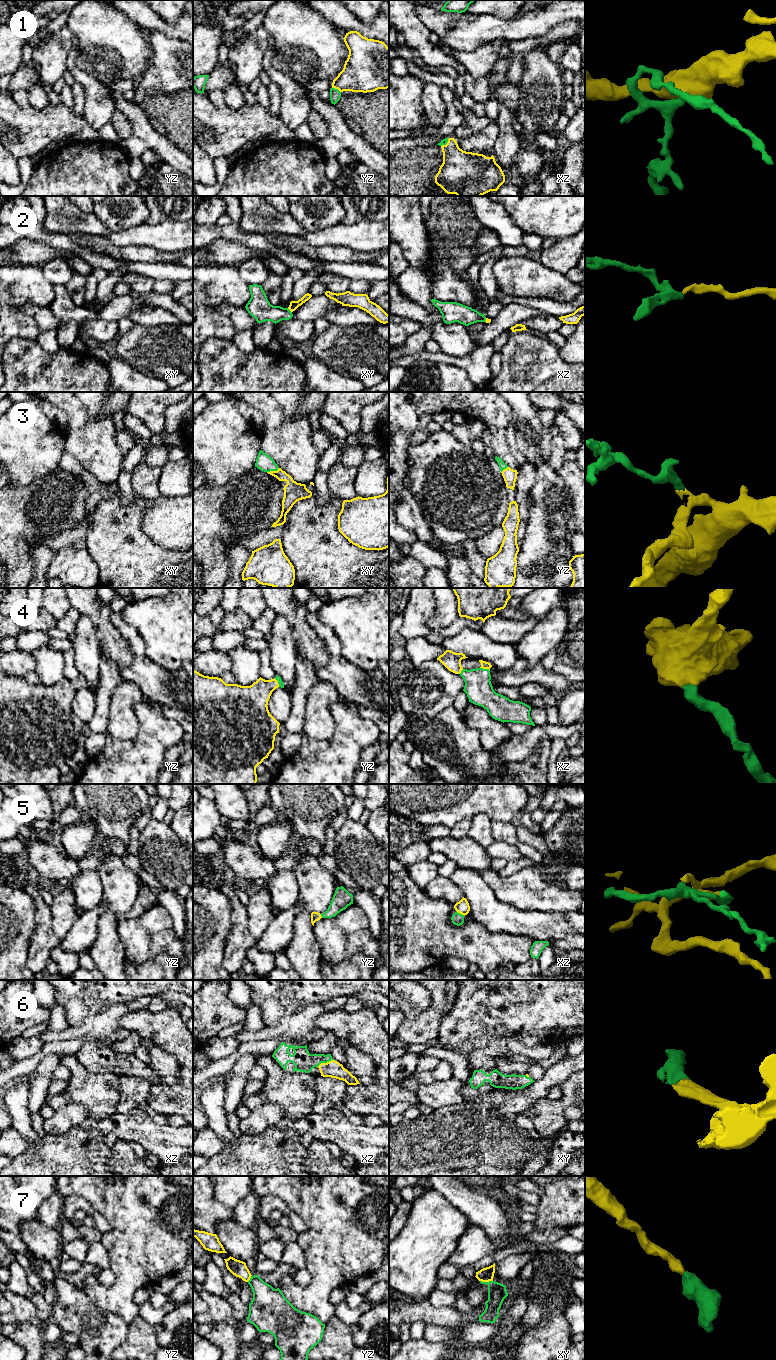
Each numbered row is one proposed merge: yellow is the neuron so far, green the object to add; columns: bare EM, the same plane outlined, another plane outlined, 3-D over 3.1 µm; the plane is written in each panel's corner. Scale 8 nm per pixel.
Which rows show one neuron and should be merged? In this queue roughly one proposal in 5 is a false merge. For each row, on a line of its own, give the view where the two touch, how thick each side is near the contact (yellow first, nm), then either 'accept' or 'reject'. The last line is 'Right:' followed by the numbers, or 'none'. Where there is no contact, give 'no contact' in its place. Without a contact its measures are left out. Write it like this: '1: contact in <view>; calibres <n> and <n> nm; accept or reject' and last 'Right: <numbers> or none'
1: contact in yz; calibres 320 and 90 nm; accept
2: contact in xy; calibres 70 and 180 nm; accept
3: contact in xy; calibres 160 and 140 nm; accept
4: contact in xz; calibres 60 and 220 nm; accept
5: contact in xz; calibres 110 and 100 nm; accept
6: contact in xz; calibres 140 and 160 nm; accept
7: contact in xy; calibres 110 and 150 nm; accept
Right: 1, 2, 3, 4, 5, 6, 7

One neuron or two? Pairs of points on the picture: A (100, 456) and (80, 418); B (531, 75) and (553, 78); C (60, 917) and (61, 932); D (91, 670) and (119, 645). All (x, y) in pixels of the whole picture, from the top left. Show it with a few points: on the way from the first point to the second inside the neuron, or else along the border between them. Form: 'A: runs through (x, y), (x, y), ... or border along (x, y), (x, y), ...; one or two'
A: runs through (94, 447), (82, 427); one
B: runs through (536, 75), (548, 78); one
C: runs through (61, 921), (61, 928); one
D: border along (93, 626), (96, 632), (96, 639), (101, 648); two

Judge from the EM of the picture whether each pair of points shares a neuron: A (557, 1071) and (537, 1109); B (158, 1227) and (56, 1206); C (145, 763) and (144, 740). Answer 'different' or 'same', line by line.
A: different
B: different
C: same

